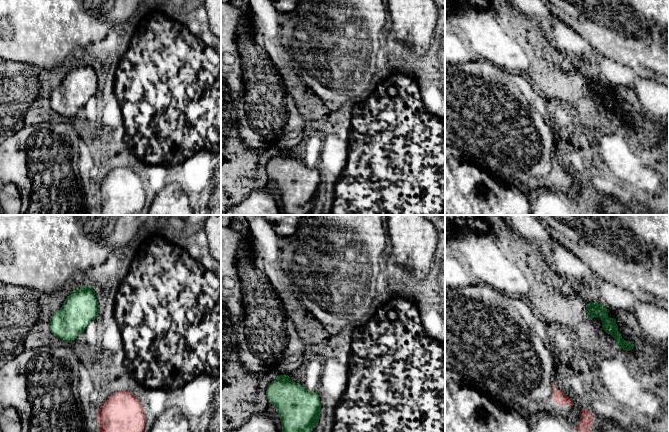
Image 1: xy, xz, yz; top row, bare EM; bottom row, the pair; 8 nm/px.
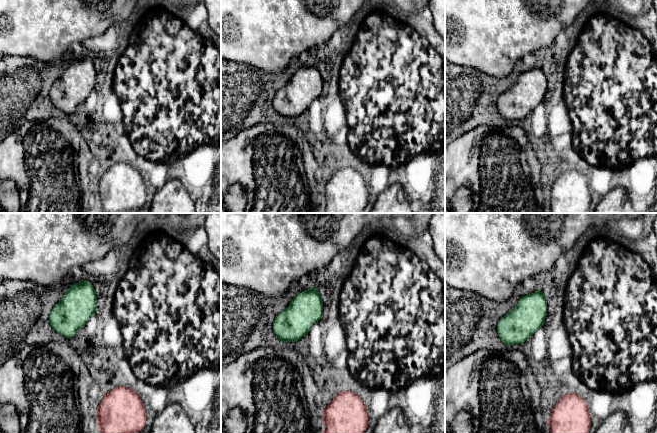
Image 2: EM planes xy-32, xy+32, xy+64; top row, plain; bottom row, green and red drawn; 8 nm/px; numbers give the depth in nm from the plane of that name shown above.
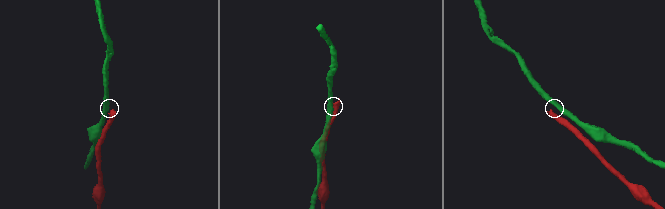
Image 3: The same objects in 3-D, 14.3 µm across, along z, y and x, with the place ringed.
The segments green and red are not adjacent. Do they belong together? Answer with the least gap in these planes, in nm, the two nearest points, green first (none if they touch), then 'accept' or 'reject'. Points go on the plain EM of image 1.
550 nm apart; from green across xy (73, 116), (111, 170); reject

